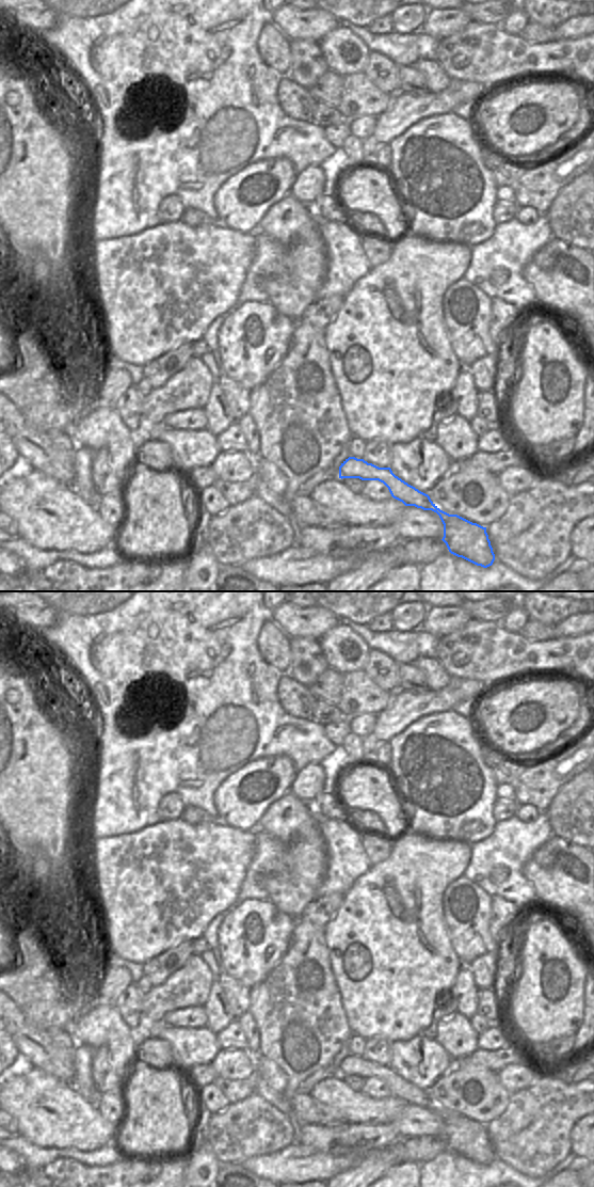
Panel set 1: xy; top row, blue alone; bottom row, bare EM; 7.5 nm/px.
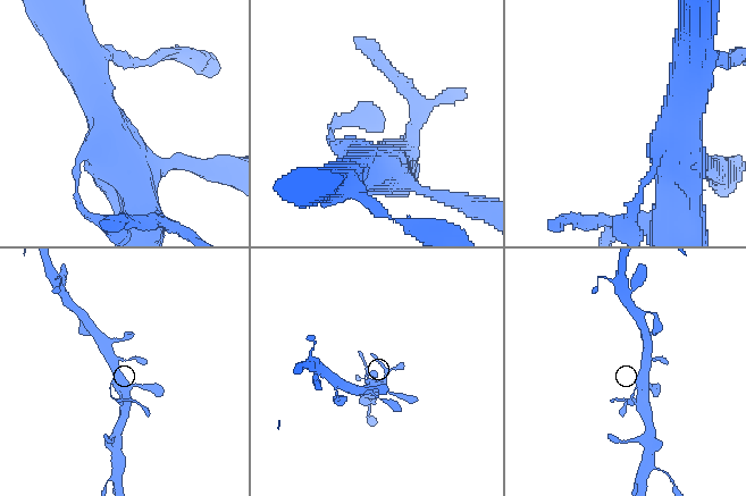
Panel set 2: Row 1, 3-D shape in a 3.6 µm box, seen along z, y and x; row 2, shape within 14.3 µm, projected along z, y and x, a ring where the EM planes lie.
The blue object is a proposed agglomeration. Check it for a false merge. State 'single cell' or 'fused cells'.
single cell

